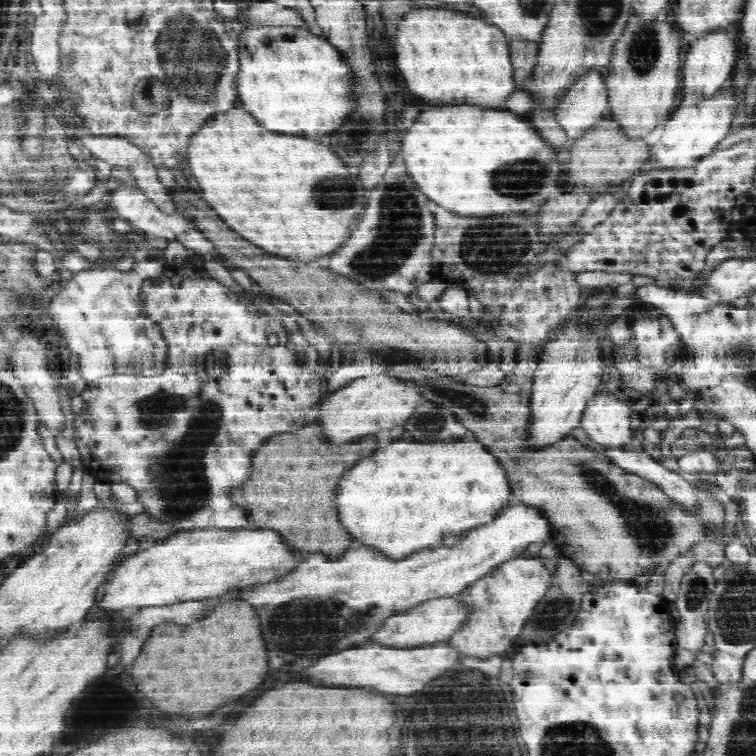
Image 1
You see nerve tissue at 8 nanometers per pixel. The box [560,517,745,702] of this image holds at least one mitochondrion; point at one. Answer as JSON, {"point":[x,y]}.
{"point":[697,589]}

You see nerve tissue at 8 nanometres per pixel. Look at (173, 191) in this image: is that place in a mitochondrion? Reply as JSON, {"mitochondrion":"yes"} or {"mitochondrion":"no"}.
{"mitochondrion":"no"}

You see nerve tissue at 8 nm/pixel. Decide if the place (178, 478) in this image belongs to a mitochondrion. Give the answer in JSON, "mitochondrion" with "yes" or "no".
{"mitochondrion":"yes"}

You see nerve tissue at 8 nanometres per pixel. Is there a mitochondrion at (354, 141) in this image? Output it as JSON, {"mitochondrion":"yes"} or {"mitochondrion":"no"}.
{"mitochondrion":"yes"}

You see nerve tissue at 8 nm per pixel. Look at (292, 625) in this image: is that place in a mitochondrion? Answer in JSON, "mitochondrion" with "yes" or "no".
{"mitochondrion":"yes"}

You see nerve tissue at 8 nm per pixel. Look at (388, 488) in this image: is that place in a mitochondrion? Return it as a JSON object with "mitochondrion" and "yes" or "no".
{"mitochondrion":"no"}

